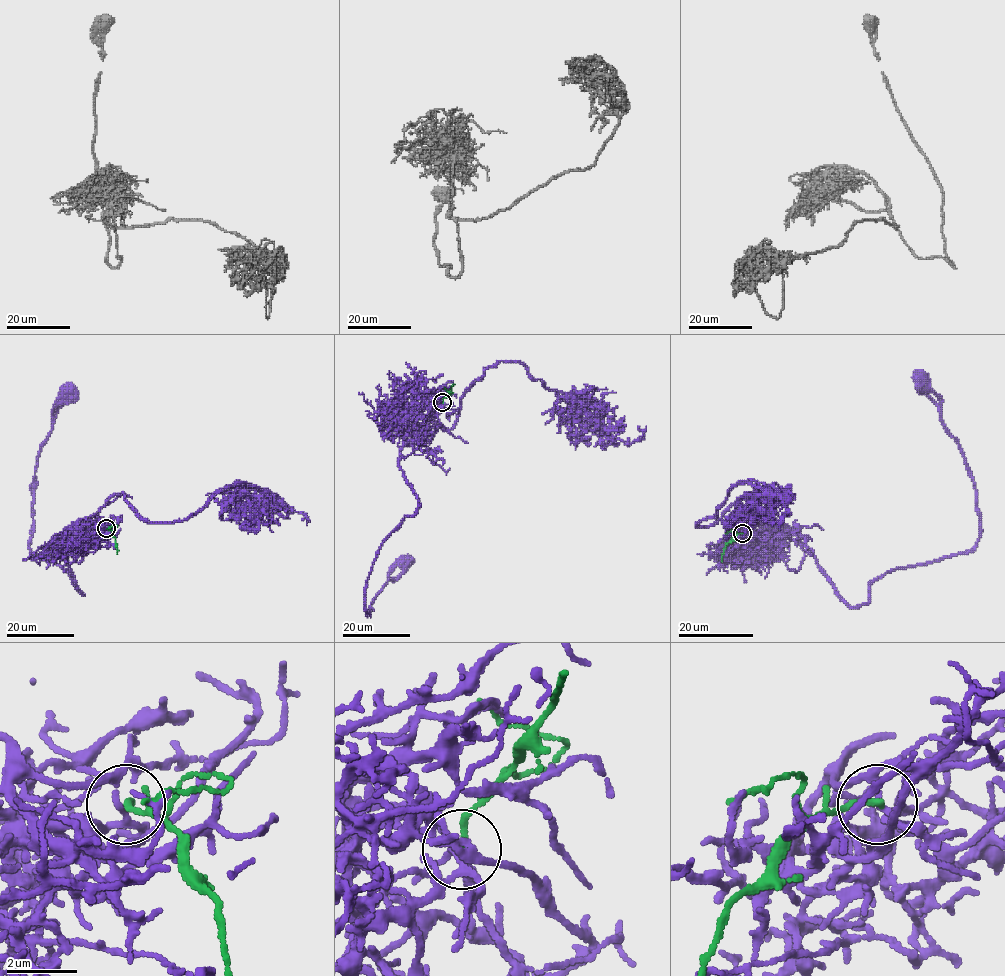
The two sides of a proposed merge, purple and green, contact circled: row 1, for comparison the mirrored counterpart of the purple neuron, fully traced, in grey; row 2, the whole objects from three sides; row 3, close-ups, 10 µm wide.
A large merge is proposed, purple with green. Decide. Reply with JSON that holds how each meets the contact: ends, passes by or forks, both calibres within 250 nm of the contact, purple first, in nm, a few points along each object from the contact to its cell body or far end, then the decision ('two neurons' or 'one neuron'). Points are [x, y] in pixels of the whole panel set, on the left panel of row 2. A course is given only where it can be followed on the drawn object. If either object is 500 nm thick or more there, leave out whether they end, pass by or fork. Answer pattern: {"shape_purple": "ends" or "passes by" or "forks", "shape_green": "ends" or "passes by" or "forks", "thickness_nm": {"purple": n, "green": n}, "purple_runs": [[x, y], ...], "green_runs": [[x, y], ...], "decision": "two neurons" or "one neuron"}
{"shape_purple": "forks", "shape_green": "ends", "thickness_nm": {"purple": 160, "green": 190}, "purple_runs": [[105, 528], [64, 536], [82, 594], [30, 550], [40, 446], [69, 391]], "green_runs": [[106, 528], [115, 538], [116, 553]], "decision": "two neurons"}

